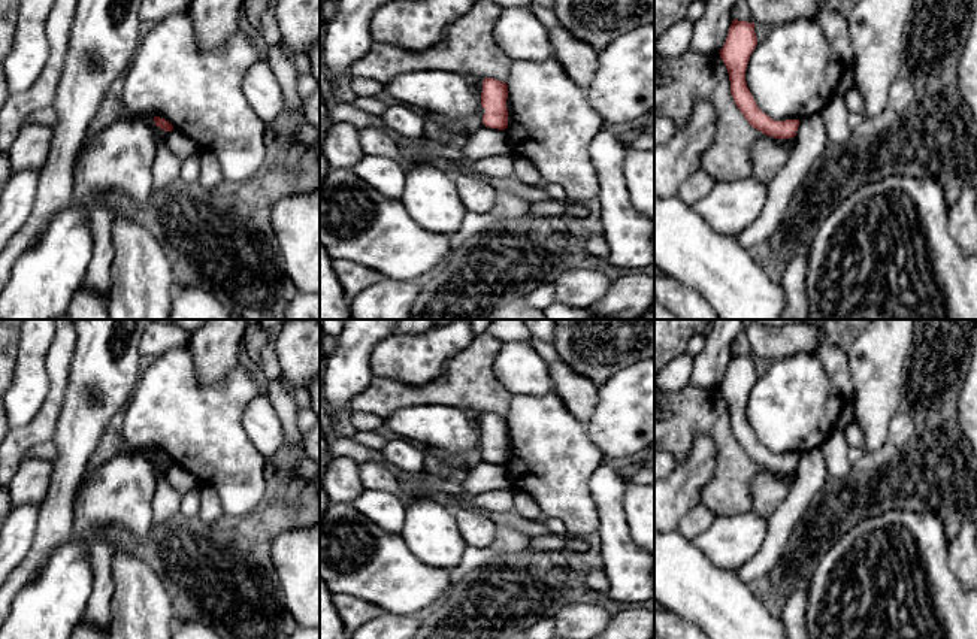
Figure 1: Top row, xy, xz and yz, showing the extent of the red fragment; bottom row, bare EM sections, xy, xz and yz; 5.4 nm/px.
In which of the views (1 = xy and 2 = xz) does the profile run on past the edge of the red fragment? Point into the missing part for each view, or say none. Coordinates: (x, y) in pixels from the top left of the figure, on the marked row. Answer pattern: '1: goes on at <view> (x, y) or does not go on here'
1: does not go on here
2: does not go on here

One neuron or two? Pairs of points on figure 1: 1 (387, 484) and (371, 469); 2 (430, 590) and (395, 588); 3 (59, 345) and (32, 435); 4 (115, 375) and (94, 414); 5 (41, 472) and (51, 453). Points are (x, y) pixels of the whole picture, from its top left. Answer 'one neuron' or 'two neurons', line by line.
1: one neuron
2: one neuron
3: one neuron
4: one neuron
5: two neurons

